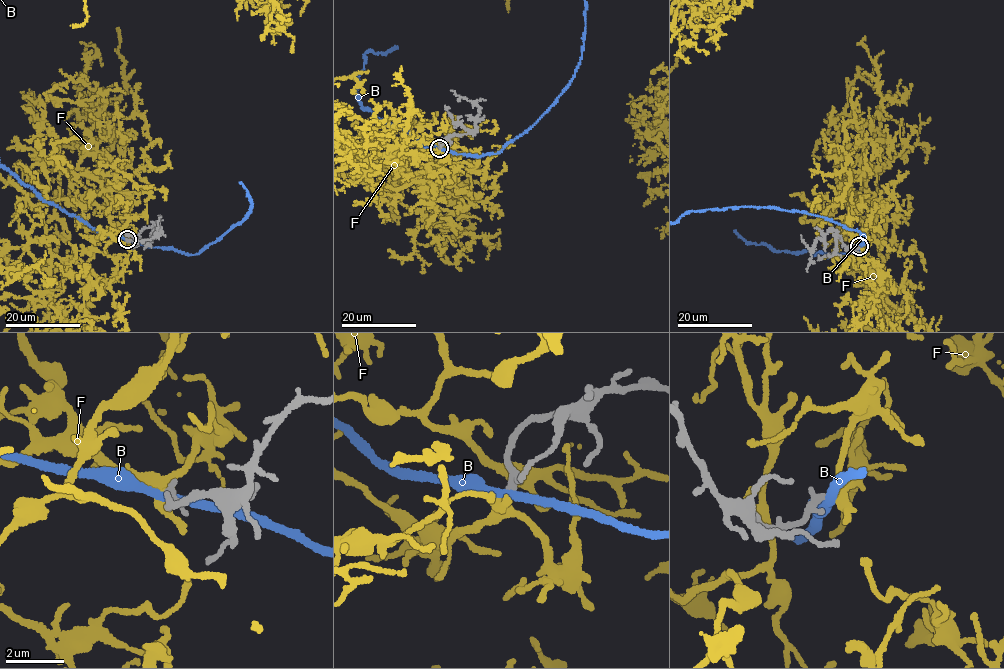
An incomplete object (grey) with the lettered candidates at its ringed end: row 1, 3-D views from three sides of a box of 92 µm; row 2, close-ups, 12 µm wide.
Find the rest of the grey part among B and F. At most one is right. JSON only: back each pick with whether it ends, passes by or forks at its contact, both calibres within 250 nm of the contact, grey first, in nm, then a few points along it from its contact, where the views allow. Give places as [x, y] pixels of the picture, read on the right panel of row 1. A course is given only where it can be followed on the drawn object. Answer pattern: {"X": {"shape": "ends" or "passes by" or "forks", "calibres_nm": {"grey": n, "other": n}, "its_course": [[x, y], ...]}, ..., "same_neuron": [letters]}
{"F": {"shape": "forks", "calibres_nm": {"grey": 200, "other": 280}}, "same_neuron": ["F"]}

